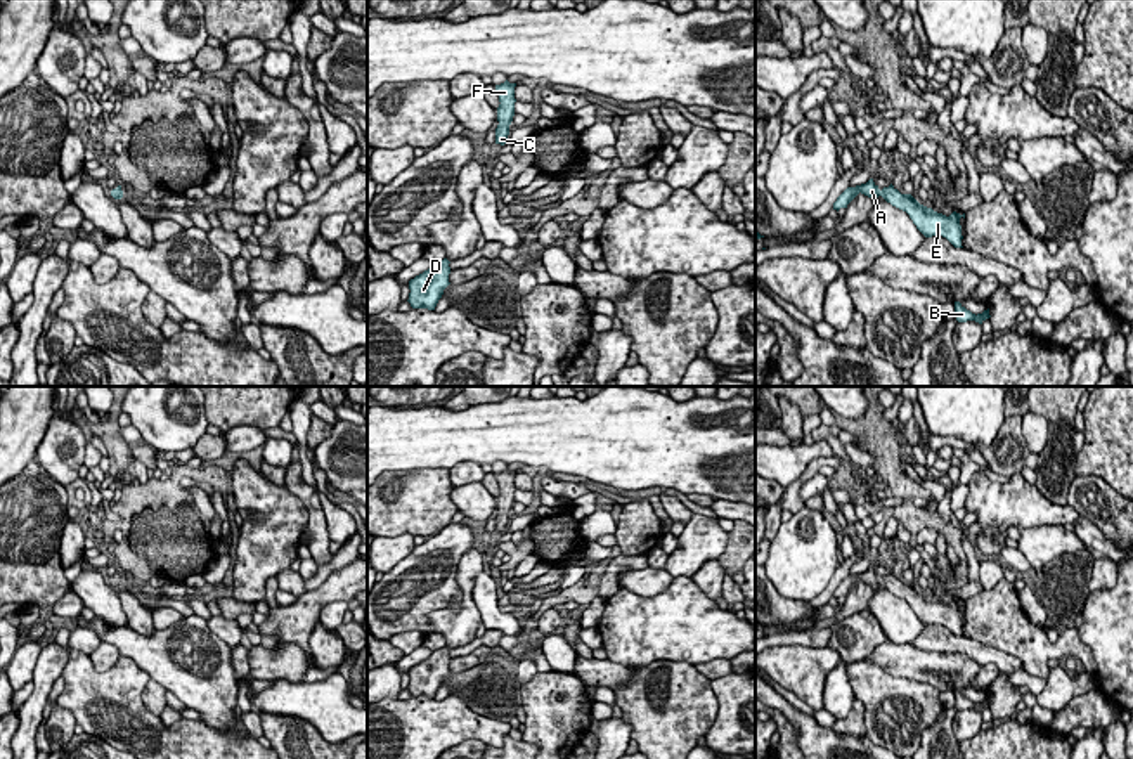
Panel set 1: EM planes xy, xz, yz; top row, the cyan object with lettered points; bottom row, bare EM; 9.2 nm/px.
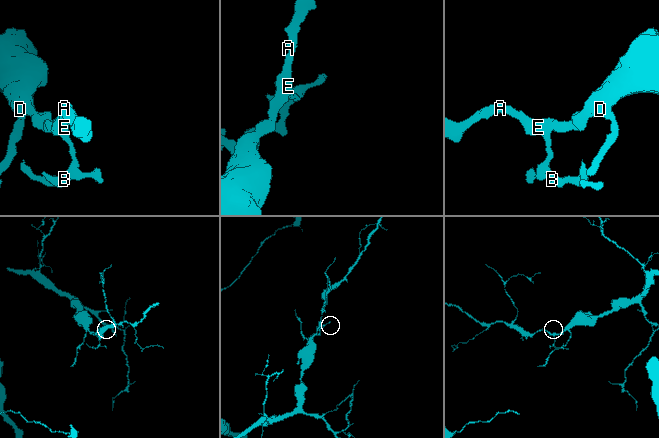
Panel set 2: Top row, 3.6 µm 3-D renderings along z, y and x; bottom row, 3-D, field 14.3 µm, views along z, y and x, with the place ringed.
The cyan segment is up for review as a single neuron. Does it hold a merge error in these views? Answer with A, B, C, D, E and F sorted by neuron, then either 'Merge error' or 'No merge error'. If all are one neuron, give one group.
Groups: A B C D E F. No merge error

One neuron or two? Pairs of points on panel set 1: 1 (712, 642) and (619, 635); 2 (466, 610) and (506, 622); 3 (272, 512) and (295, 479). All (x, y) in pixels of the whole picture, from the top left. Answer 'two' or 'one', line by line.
1: one
2: two
3: two

